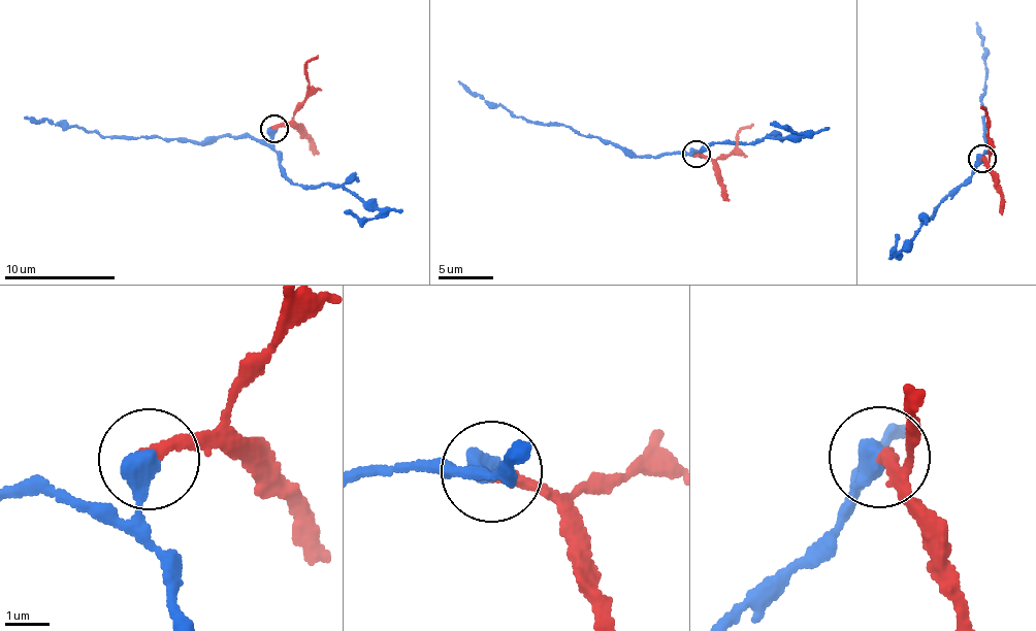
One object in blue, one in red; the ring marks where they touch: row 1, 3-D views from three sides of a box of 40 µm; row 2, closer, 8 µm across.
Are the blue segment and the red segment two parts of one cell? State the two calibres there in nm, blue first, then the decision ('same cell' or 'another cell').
500/280 nm | another cell

